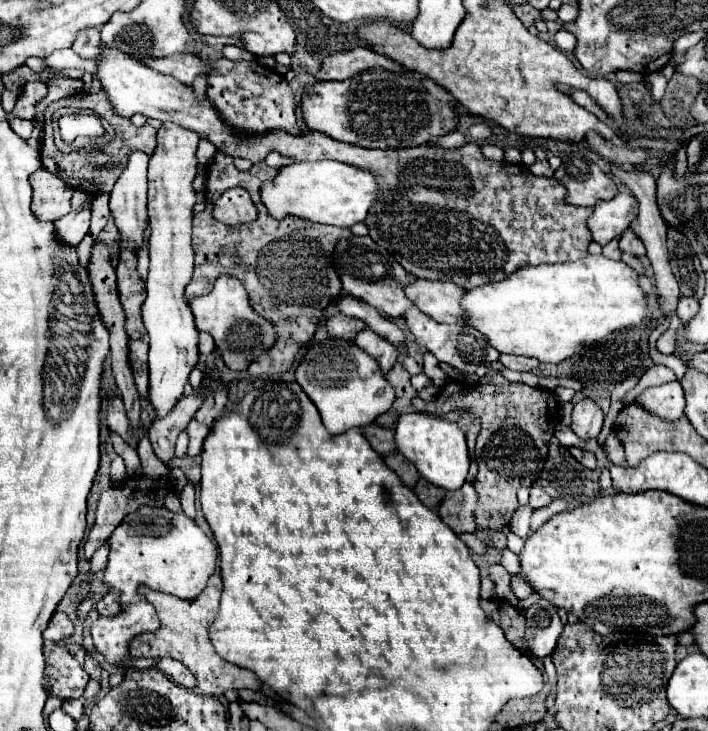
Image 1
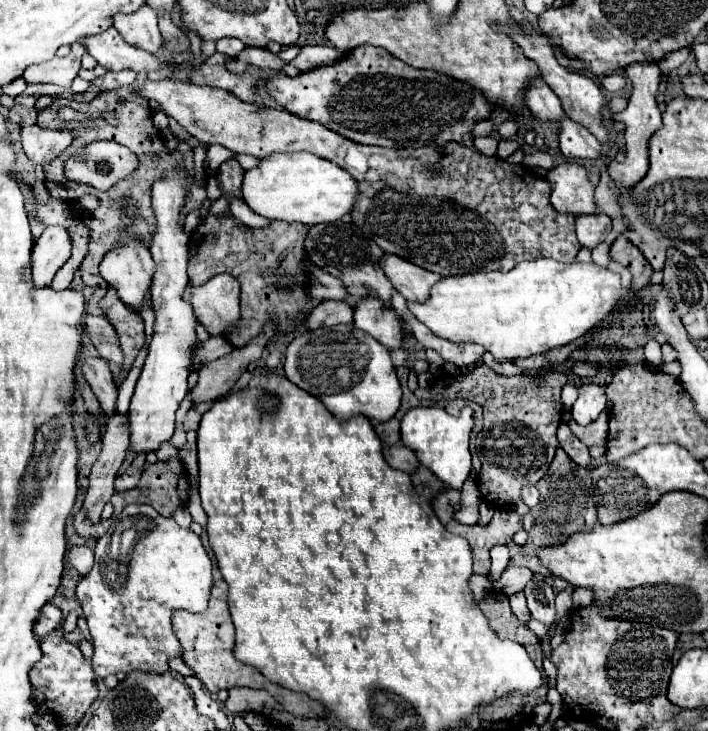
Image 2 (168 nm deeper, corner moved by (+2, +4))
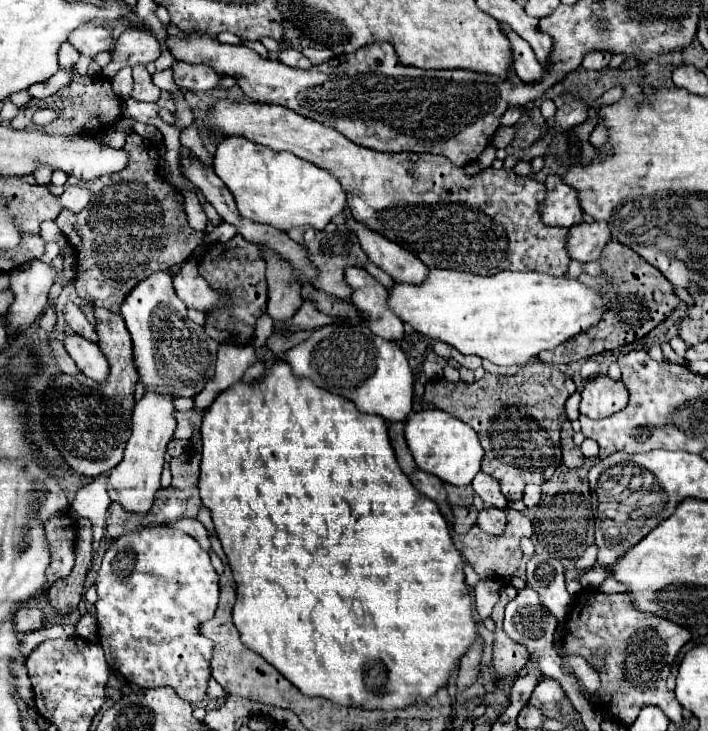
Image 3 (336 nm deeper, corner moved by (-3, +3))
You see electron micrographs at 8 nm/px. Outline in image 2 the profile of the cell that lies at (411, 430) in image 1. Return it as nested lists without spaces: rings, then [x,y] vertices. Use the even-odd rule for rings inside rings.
[[[414,407],[404,415],[400,423],[400,433],[402,433],[402,443],[416,453],[418,461],[424,467],[428,467],[448,487],[462,489],[472,467],[470,449],[468,449],[472,425],[474,425],[474,417],[470,407],[462,409],[460,417],[452,417],[450,413],[438,407]]]

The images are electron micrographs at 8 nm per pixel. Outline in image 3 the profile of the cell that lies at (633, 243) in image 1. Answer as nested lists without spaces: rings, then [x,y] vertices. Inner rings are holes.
[[[611,240],[605,250],[601,252],[603,258],[599,258],[599,264],[603,266],[603,274],[609,278],[609,288],[601,288],[601,294],[605,298],[605,314],[593,330],[587,330],[585,334],[577,334],[577,338],[571,338],[565,342],[565,346],[557,346],[557,350],[541,352],[537,358],[547,364],[569,364],[579,362],[589,356],[595,356],[605,350],[617,350],[623,344],[635,342],[643,338],[649,330],[653,330],[659,322],[663,322],[673,308],[679,306],[679,298],[673,294],[673,286],[669,280],[649,262],[645,262],[641,256],[637,256],[629,246],[623,246],[617,240]]]

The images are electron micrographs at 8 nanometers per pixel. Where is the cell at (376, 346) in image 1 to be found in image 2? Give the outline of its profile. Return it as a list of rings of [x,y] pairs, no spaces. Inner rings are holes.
[[[368,295],[356,303],[354,325],[358,329],[370,333],[376,341],[380,341],[388,349],[400,347],[400,343],[402,343],[400,319],[376,295]]]

